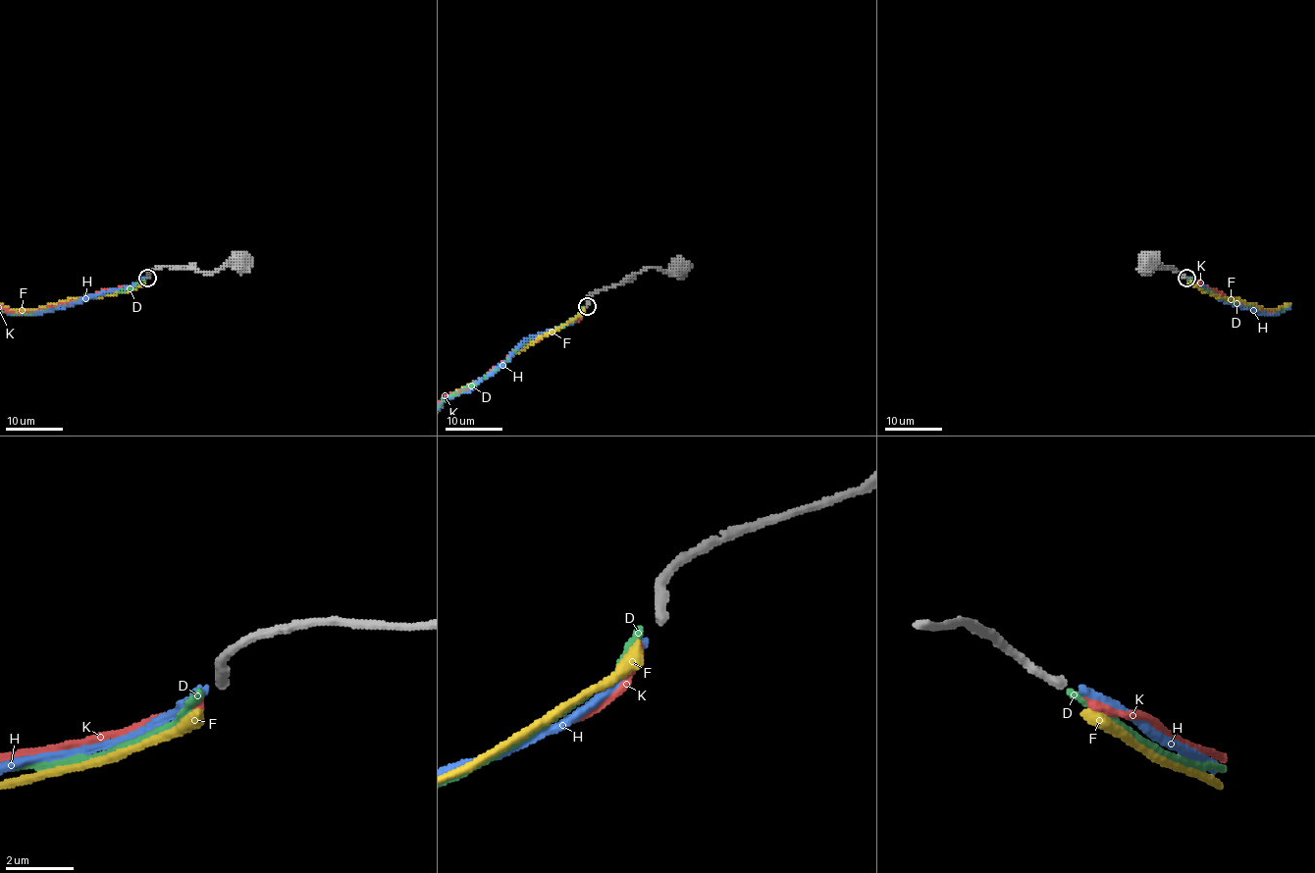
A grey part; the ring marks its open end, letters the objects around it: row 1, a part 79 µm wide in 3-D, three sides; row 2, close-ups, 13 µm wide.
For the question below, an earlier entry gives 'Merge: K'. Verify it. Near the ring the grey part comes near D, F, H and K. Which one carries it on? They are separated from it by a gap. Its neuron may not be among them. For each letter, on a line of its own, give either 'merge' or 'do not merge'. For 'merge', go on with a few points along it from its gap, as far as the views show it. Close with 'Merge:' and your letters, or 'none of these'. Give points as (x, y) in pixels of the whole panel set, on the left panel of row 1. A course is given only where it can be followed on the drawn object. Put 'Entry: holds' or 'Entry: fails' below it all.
D: do not merge
F: do not merge
H: do not merge
K: merge
Merge: K
Entry: holds

